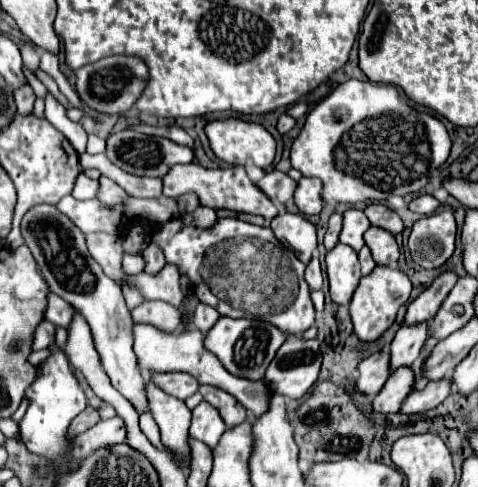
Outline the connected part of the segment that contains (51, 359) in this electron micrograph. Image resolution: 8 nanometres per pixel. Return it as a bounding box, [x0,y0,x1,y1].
[19,343,87,461]

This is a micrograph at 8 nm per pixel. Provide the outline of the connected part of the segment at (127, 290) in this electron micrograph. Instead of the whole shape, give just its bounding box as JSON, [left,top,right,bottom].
[123,287,143,311]

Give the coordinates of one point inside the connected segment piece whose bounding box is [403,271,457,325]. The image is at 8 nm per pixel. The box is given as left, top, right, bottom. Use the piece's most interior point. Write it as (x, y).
(427, 304)

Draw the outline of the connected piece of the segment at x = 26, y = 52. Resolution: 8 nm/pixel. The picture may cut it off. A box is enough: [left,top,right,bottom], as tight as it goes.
[20,44,40,74]

